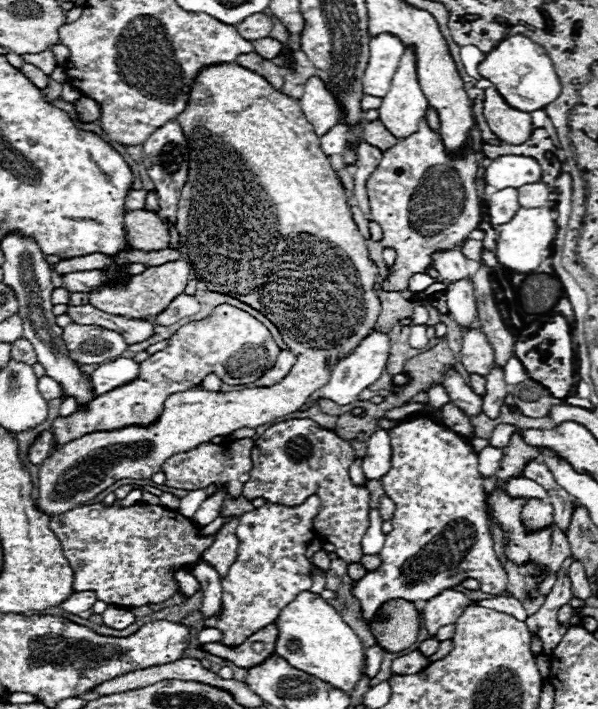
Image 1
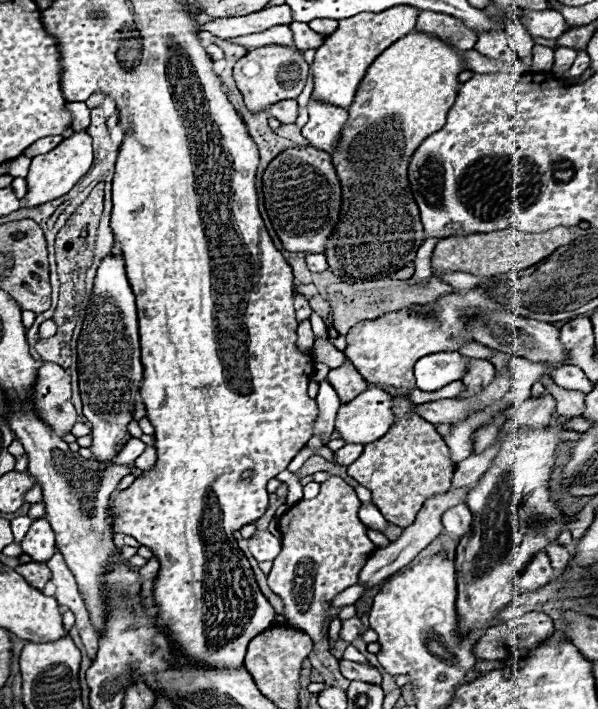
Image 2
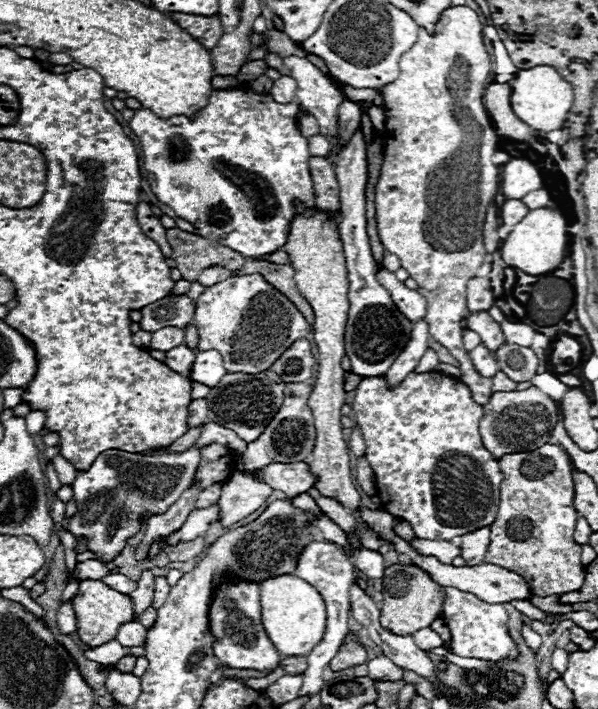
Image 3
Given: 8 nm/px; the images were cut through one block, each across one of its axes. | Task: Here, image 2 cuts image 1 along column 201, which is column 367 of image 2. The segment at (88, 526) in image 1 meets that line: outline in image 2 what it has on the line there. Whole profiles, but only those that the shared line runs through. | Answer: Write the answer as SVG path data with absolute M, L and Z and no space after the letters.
M330 476L326 482L322 482L320 494L314 500L300 500L294 504L278 522L278 528L282 532L282 552L274 560L272 572L268 574L268 586L274 594L278 594L284 602L284 620L300 630L304 630L314 644L322 642L326 638L328 622L332 620L332 614L328 612L332 606L332 600L346 588L358 584L358 574L362 566L366 564L368 556L374 552L374 544L366 536L366 526L358 518L360 500L352 486L348 486L342 478Z

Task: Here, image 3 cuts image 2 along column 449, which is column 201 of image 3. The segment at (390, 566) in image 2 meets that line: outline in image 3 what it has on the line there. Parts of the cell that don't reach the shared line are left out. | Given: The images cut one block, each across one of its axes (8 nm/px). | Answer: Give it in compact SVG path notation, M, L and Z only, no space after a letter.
M214 484L214 486L208 486L206 490L202 490L200 496L198 496L196 508L208 508L208 506L212 506L214 502L218 502L220 490L222 490L222 484Z

